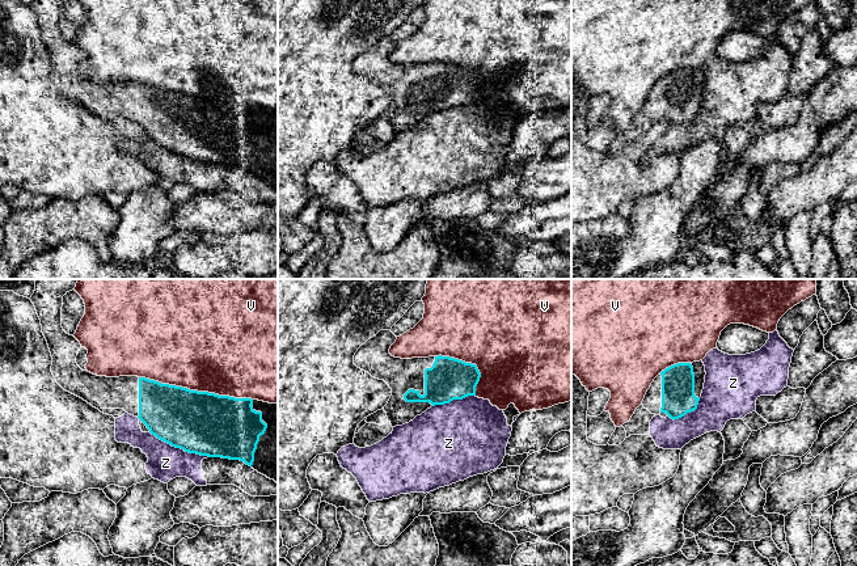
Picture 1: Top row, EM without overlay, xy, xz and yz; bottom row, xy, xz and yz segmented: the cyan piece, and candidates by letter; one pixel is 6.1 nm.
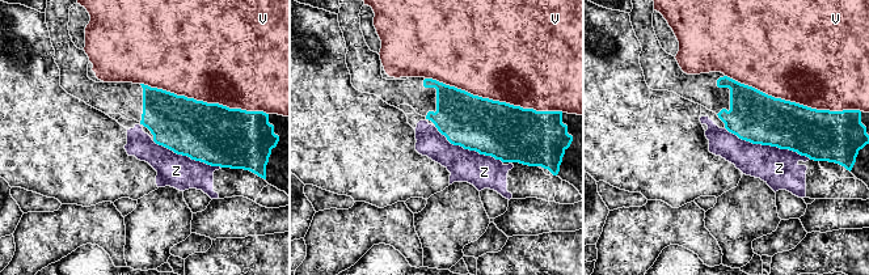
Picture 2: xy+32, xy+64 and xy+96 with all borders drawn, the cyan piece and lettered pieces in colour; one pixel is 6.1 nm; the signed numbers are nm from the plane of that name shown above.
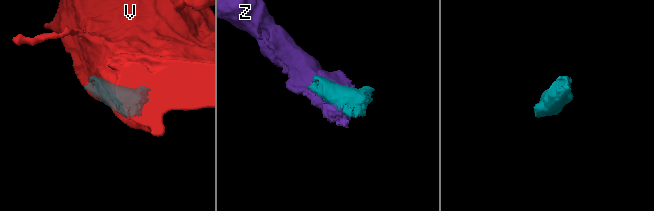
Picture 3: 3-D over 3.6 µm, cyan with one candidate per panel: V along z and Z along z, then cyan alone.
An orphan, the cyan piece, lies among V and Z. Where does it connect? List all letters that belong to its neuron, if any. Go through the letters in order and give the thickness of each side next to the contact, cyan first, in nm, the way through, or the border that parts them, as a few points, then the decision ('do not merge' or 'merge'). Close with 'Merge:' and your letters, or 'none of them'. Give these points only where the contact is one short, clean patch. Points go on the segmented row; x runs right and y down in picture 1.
V: 380/500 nm | do not merge
Z: 380/220 nm | do not merge
Merge: none of them

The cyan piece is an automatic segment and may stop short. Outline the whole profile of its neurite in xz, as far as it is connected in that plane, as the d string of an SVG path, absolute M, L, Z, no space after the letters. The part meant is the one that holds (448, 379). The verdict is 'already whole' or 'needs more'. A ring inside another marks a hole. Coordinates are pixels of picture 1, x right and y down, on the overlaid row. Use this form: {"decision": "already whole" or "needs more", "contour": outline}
{"decision": "needs more", "contour": "M380 330L362 345L354 364L384 380L392 396L384 406L392 427L402 426L435 405L476 396L481 373L476 364L449 356L401 359L389 354L397 337Z"}

